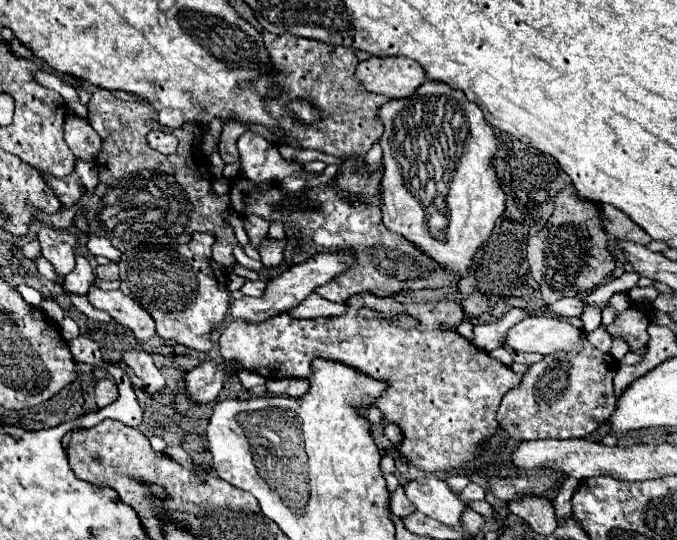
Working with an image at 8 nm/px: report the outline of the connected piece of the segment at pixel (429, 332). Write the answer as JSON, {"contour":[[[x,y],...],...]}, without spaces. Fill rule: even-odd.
{"contour":[[[356,294],[348,298],[348,312],[336,318],[312,318],[300,320],[282,312],[266,322],[260,324],[246,324],[246,322],[232,322],[222,330],[220,336],[220,354],[224,360],[236,362],[238,368],[258,372],[266,376],[266,370],[274,378],[308,378],[310,376],[310,362],[312,358],[328,358],[346,362],[364,370],[368,376],[386,380],[390,386],[388,390],[376,400],[376,406],[384,412],[384,424],[394,422],[404,432],[404,442],[398,452],[416,468],[420,470],[442,470],[444,466],[454,468],[458,462],[472,460],[480,442],[490,436],[496,428],[496,410],[500,406],[502,396],[520,384],[522,374],[512,372],[502,362],[490,358],[484,350],[476,348],[472,342],[462,338],[458,332],[450,332],[446,328],[458,326],[462,322],[462,308],[452,300],[444,302],[428,302],[428,304],[398,304],[392,298],[378,298],[372,294]],[[368,306],[382,312],[382,318],[392,318],[396,314],[412,314],[420,320],[420,326],[412,330],[402,330],[386,320],[366,320],[360,318],[356,312],[358,308]]]}

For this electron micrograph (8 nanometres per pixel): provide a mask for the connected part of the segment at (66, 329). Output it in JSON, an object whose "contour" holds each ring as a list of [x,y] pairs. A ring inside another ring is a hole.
{"contour":[[[62,320],[58,324],[58,330],[64,336],[64,340],[72,340],[72,338],[76,338],[80,334],[80,326],[74,320]]]}

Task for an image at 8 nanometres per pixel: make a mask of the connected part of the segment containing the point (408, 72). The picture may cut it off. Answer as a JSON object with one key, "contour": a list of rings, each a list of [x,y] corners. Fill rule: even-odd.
{"contour":[[[370,56],[358,64],[356,80],[368,92],[376,92],[388,98],[406,98],[426,80],[426,74],[420,64],[404,56]]]}

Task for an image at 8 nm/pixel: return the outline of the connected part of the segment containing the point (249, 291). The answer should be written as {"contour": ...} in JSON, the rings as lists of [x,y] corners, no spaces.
{"contour":[[[256,280],[256,282],[246,282],[240,290],[246,296],[260,296],[264,292],[264,288],[266,288],[266,284],[262,280]]]}

